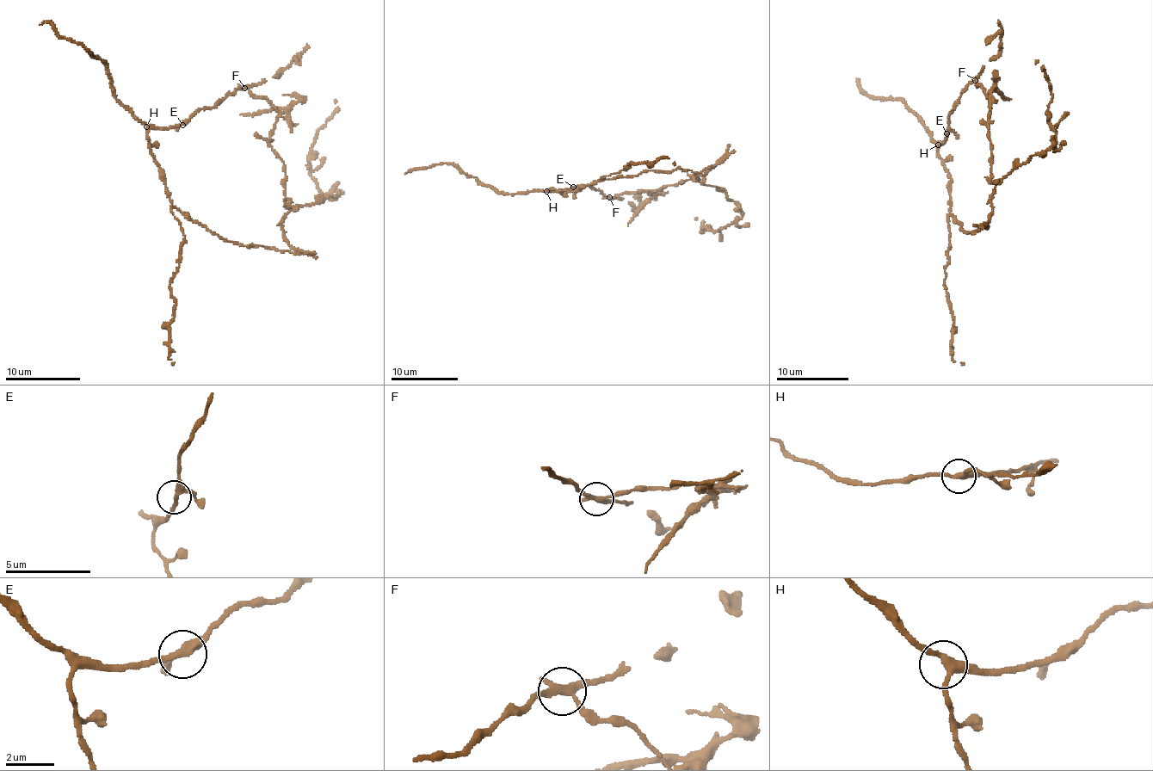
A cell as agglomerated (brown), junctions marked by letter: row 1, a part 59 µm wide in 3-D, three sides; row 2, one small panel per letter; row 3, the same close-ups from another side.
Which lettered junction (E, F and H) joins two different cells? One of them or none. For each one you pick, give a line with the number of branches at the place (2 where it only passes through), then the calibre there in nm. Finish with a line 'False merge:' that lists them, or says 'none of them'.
F: Branches: 3. Thickness 240 nm
False merge: F

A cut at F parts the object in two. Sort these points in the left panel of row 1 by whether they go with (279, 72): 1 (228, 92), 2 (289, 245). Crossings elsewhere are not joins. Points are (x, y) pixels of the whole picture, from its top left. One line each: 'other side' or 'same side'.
1: same side
2: other side

